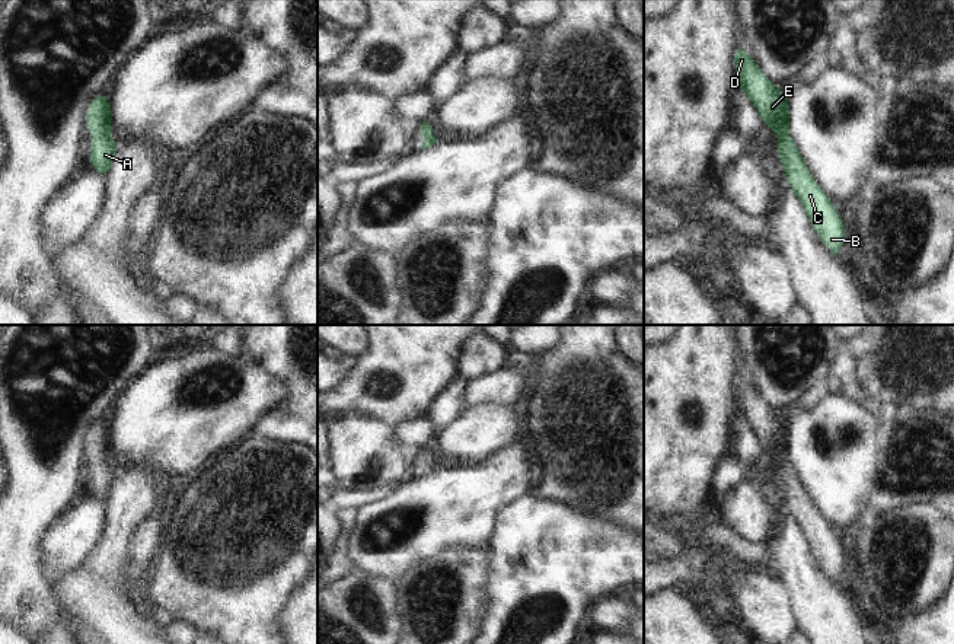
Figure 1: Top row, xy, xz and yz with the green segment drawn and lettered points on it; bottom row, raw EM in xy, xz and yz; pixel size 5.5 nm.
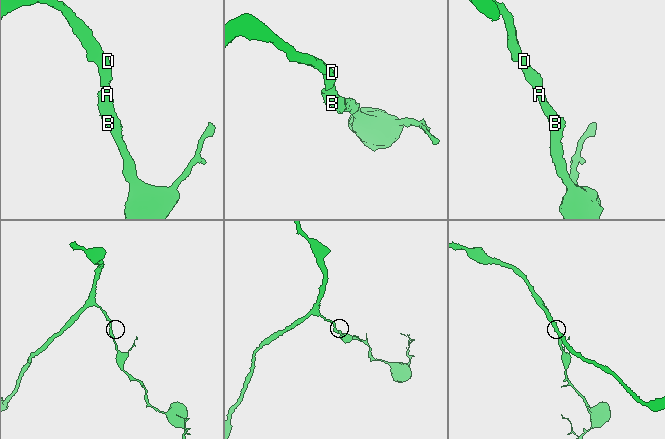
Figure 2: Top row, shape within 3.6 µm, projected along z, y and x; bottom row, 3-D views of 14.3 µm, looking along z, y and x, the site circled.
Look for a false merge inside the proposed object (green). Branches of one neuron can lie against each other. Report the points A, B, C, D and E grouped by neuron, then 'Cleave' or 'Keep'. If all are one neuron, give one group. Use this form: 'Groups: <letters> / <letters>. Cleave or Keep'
Groups: A B C D E. Keep.

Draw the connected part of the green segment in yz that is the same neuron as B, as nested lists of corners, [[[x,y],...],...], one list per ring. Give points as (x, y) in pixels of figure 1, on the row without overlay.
[[[738,372],[733,382],[737,412],[756,434],[763,450],[779,463],[778,487],[785,491],[784,501],[789,510],[789,516],[803,530],[821,568],[837,583],[837,577],[845,571],[846,565],[843,546],[830,525],[813,506],[795,468],[788,460],[789,428],[787,420],[763,401],[743,372]]]

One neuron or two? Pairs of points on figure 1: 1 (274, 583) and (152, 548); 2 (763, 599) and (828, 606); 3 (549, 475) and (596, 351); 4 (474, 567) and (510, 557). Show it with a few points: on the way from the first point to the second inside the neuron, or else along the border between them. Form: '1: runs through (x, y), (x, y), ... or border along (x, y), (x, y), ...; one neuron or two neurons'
1: border along (168, 528), (165, 545), (153, 561); two neurons
2: border along (775, 571), (788, 590), (791, 611), (798, 624); two neurons
3: runs through (580, 445), (590, 434), (590, 382); one neuron
4: border along (488, 545), (491, 557), (491, 596); two neurons

